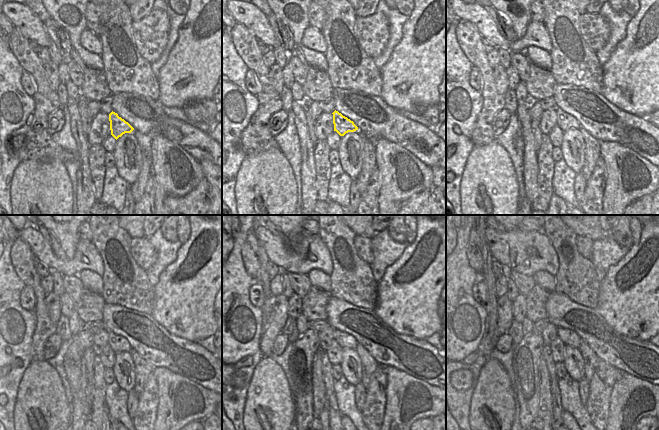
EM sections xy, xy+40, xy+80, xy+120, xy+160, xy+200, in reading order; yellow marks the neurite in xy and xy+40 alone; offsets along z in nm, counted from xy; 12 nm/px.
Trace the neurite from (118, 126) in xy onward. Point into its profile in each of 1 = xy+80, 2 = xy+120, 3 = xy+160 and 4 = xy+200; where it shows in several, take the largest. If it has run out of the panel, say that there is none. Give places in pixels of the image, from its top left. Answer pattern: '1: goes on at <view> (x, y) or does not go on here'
1: goes on at xy+80 (565, 121)
2: goes on at xy+120 (118, 343)
3: goes on at xy+160 (345, 340)
4: goes on at xy+200 (569, 337)

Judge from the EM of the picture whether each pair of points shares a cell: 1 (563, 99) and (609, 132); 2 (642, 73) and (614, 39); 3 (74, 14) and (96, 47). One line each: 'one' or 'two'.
1: one
2: two
3: two

